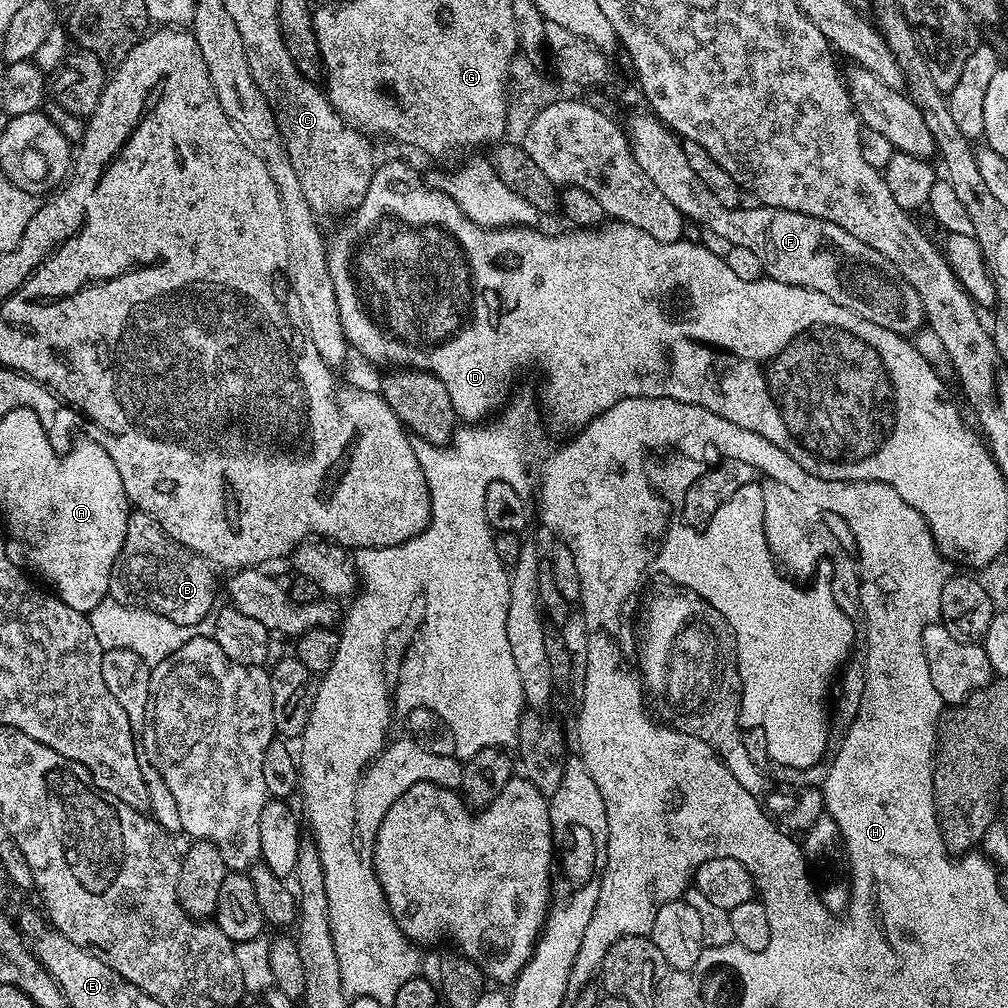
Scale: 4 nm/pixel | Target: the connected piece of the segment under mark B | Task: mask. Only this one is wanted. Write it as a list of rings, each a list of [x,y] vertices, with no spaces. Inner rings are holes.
[[[132,510],[128,514],[122,550],[110,574],[108,596],[126,606],[148,608],[179,624],[200,626],[208,611],[210,616],[216,600],[216,576],[212,572],[215,572],[213,565],[170,539],[150,514]]]

